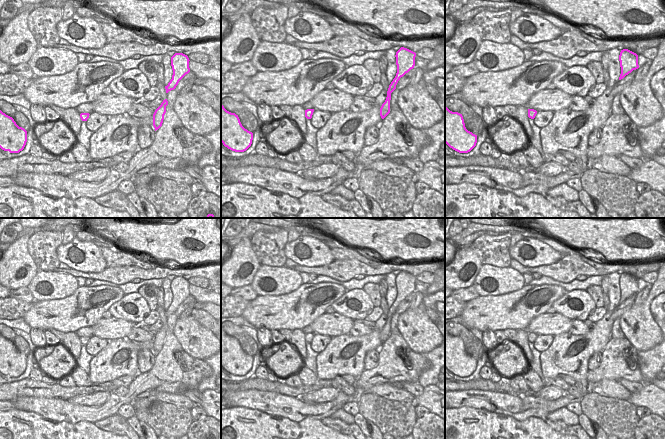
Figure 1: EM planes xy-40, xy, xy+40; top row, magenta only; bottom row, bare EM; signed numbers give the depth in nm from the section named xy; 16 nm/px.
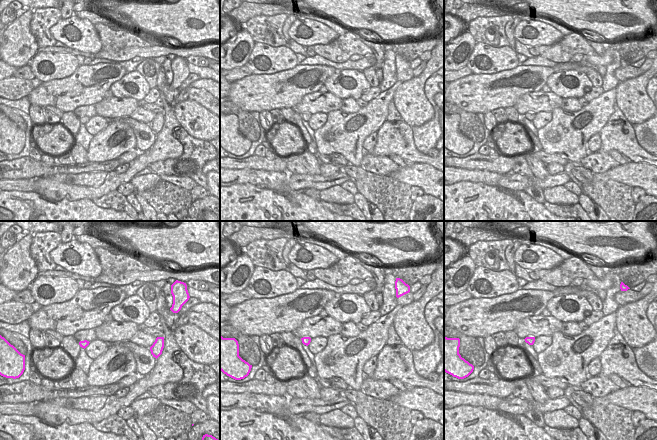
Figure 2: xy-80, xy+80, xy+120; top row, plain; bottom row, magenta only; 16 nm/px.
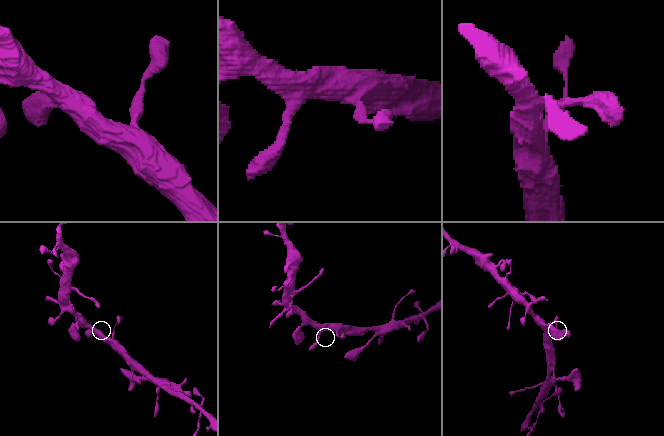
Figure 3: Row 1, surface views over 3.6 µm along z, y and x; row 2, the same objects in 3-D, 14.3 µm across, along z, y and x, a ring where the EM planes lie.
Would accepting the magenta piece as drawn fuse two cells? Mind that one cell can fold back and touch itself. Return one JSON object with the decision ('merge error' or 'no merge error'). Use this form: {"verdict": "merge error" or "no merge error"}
{"verdict": "no merge error"}

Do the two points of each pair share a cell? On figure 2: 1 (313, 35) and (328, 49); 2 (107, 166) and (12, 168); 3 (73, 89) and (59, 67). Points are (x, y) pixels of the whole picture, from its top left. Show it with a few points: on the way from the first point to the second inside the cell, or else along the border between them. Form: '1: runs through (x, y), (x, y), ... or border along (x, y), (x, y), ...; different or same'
1: border along (338, 35), (328, 43), (312, 44), (307, 47); different
2: runs through (83, 168), (36, 169); same
3: border along (79, 66), (68, 76), (43, 82); different

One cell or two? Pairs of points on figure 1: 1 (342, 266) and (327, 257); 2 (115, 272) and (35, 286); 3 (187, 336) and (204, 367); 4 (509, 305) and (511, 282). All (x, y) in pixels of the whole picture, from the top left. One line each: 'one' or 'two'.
1: two
2: two
3: two
4: two

